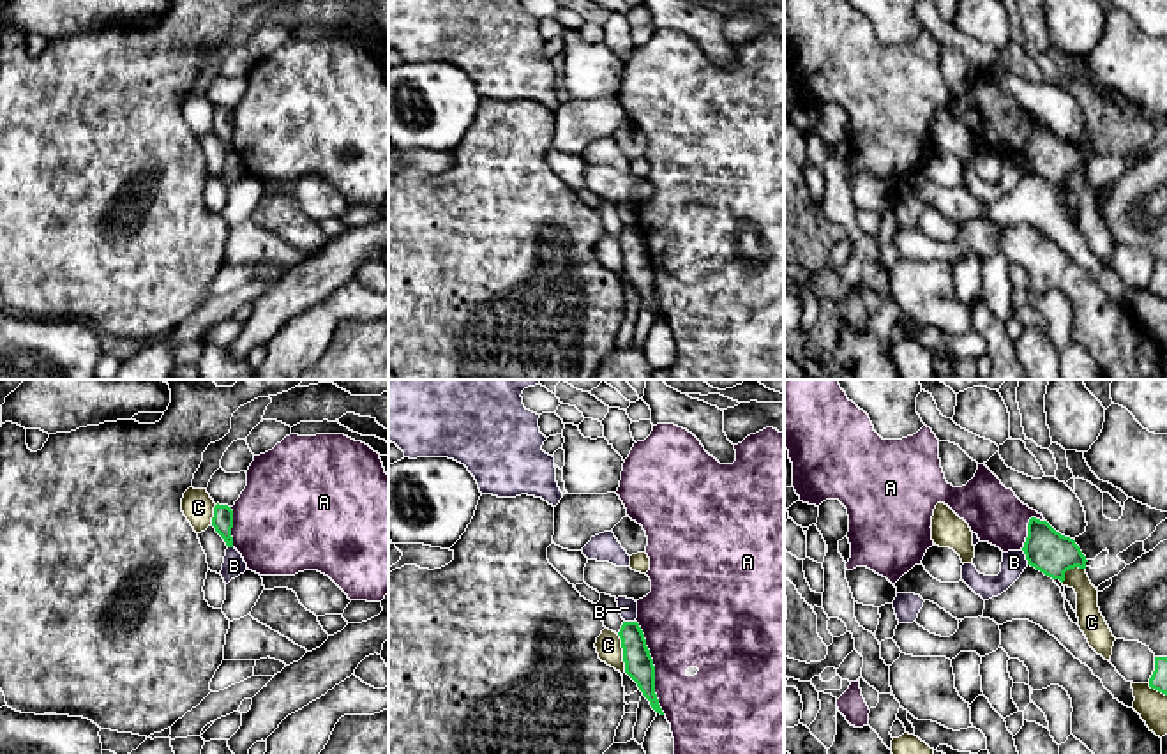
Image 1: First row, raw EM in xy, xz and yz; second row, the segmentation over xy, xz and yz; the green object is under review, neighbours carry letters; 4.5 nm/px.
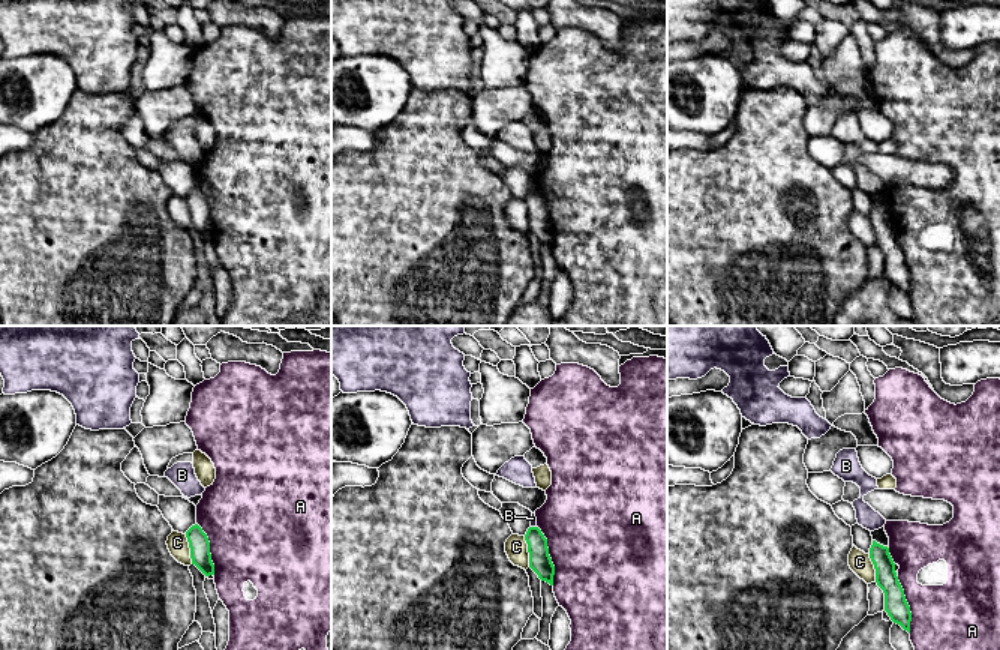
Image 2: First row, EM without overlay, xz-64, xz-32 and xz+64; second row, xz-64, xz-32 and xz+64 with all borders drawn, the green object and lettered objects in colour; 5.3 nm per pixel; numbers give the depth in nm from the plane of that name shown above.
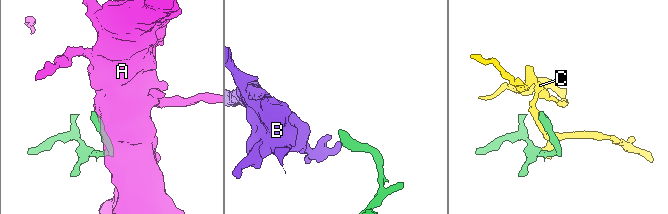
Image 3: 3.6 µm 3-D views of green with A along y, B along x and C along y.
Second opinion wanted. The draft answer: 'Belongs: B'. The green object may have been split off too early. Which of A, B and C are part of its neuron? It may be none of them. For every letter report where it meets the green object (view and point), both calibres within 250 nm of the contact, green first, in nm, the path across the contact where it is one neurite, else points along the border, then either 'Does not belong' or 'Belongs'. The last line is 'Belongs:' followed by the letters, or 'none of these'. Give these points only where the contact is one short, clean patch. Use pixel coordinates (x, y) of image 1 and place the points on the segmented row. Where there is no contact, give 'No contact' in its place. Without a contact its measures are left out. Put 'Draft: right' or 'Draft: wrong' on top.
Draft: wrong
A: Touches green at xz (654, 668). Thickness 130 nm (green) against 400 nm. Does not belong
B: Touches green at yz (1026, 557). Thickness 200 nm (green) against 110 nm. Boundary: yz (1023, 550), (1028, 564). Does not belong
C: Touches green at xz (624, 654). Thickness 130 nm (green) against 120 nm. Does not belong
Belongs: none of these

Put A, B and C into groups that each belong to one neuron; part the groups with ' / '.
A / B / C

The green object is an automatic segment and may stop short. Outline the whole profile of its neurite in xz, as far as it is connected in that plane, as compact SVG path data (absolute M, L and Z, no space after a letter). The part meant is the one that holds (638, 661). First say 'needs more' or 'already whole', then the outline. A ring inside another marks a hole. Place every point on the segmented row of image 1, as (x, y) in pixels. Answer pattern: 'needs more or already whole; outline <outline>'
already whole; outline M623 622L620 632L625 673L637 683L651 708L664 715L655 694L655 666L637 622Z

